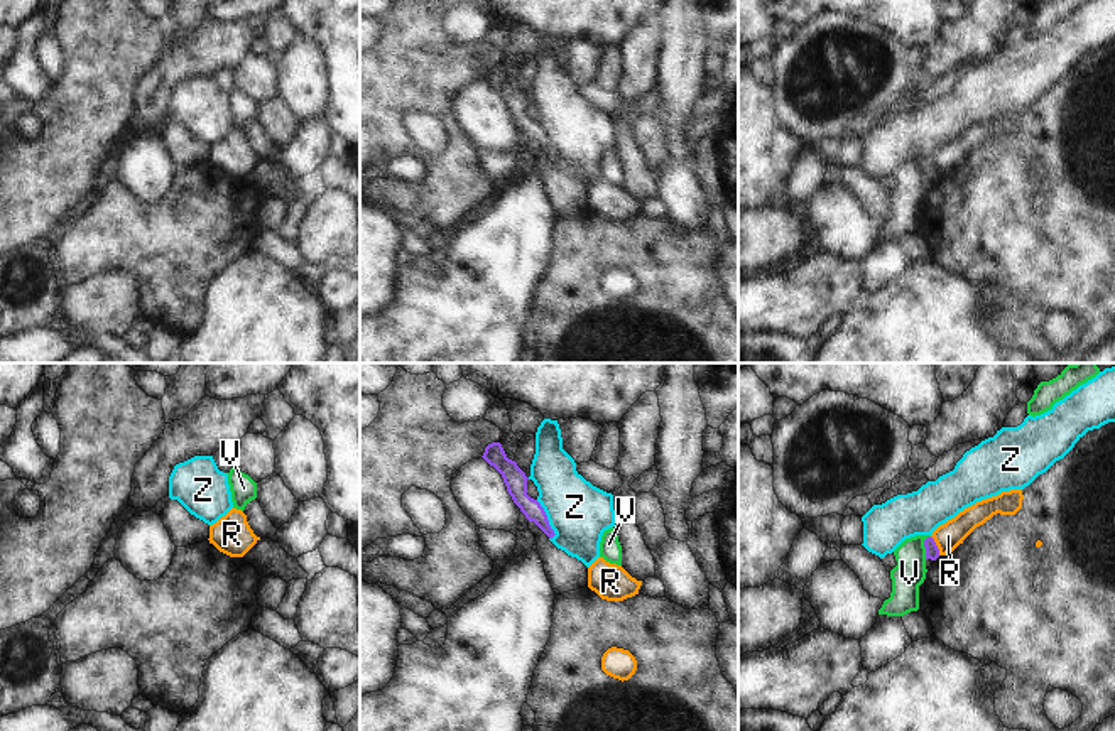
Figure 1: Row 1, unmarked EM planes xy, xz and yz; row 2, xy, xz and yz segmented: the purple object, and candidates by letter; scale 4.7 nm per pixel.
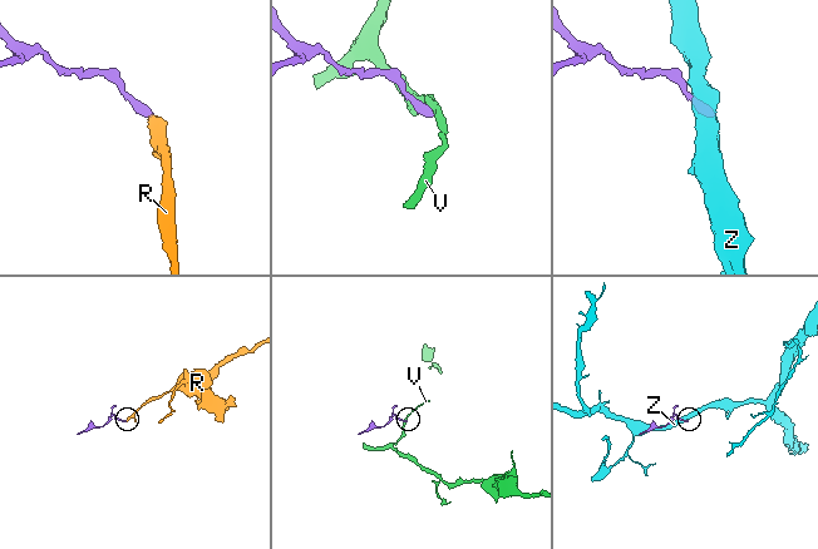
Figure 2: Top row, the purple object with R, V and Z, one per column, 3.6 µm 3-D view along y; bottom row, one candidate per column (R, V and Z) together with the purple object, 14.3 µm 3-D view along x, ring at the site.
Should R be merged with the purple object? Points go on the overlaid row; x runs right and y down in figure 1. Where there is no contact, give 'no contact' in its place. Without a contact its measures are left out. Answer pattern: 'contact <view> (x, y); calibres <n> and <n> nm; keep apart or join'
contact yz (936, 546); calibres 60 and 130 nm; keep apart

